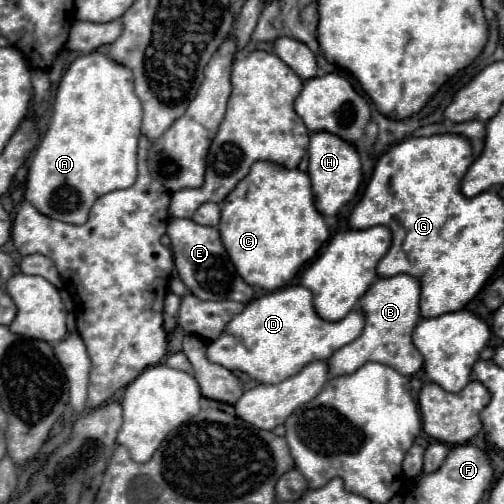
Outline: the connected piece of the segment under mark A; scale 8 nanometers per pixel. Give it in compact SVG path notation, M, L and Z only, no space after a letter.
M102 52L78 56L58 84L48 128L28 162L26 200L42 214L68 224L84 224L92 204L114 190L130 188L136 180L136 150L142 124L142 106L134 94L132 70Z

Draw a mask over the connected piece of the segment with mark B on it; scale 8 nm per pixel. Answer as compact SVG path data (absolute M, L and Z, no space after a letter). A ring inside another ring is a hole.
M398 274L392 278L376 280L368 288L368 292L360 298L360 310L366 312L364 330L354 342L342 346L330 356L328 360L330 374L352 374L360 366L364 366L368 360L388 364L390 368L396 368L396 372L404 376L416 374L424 364L422 354L412 342L412 330L420 322L420 306L418 306L420 292L422 292L420 280L408 274Z

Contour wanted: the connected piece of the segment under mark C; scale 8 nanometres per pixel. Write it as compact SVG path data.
M256 162L252 172L262 178L254 184L252 176L246 176L226 196L221 203L218 230L242 280L250 286L272 292L286 286L296 276L300 266L308 262L330 238L330 232L324 226L324 218L314 208L308 174L280 168L272 162Z

